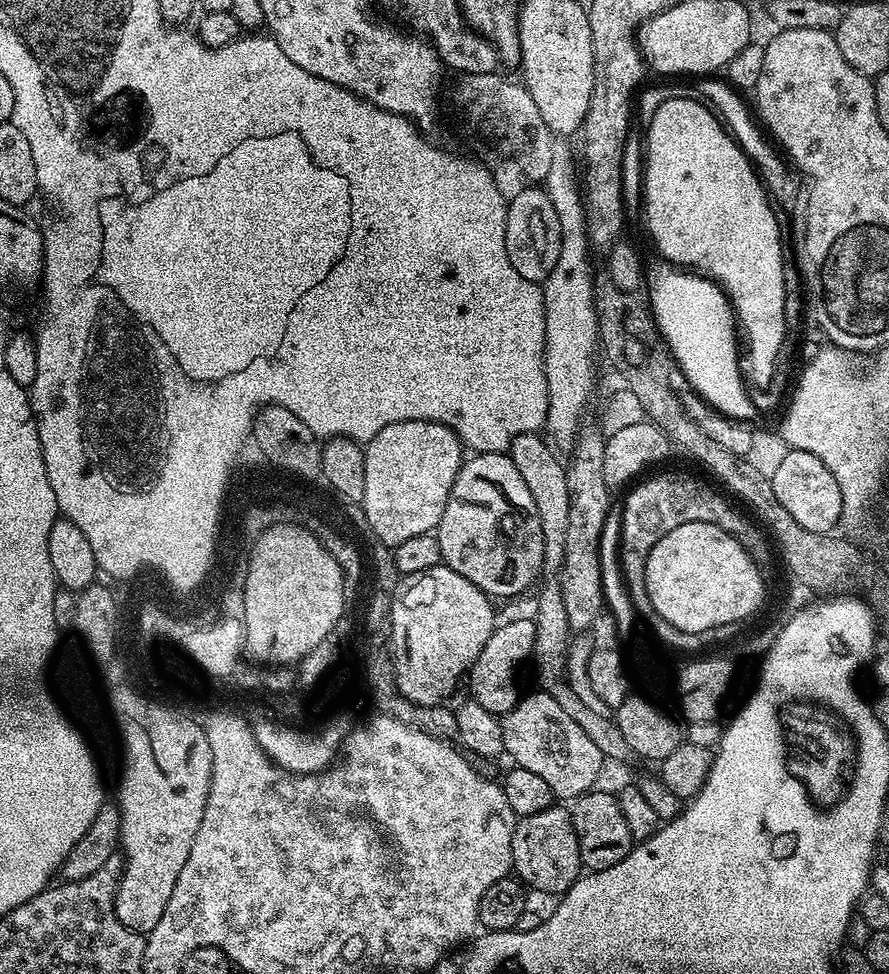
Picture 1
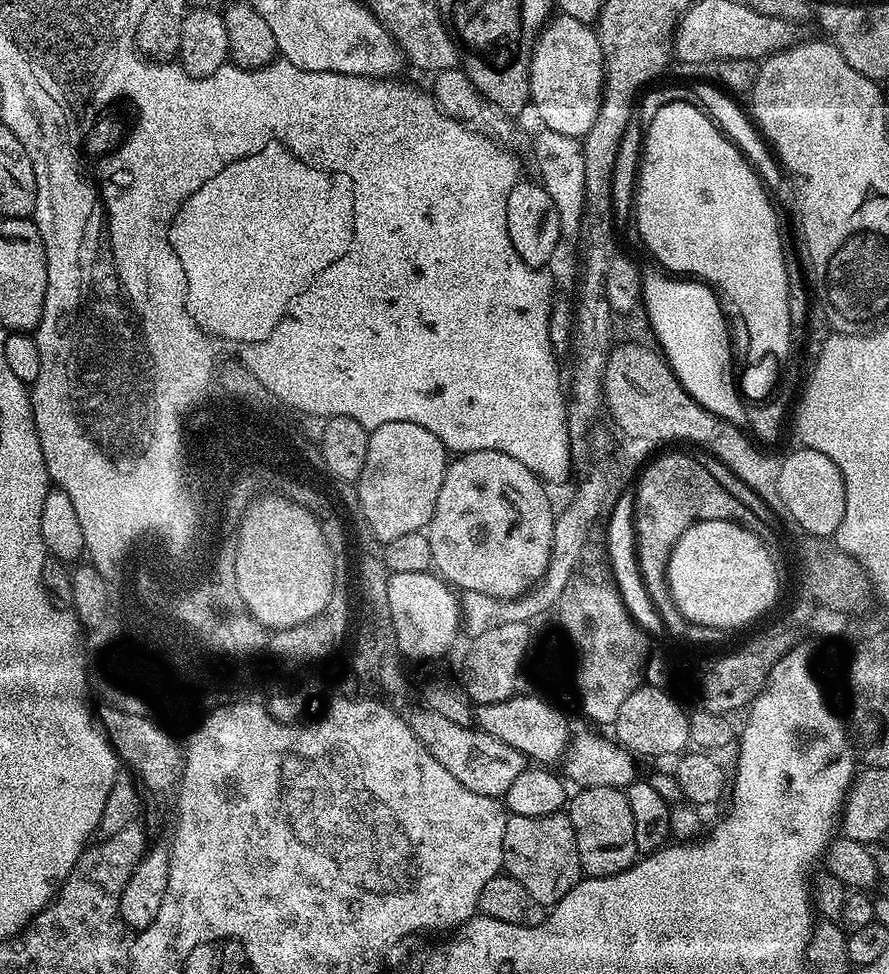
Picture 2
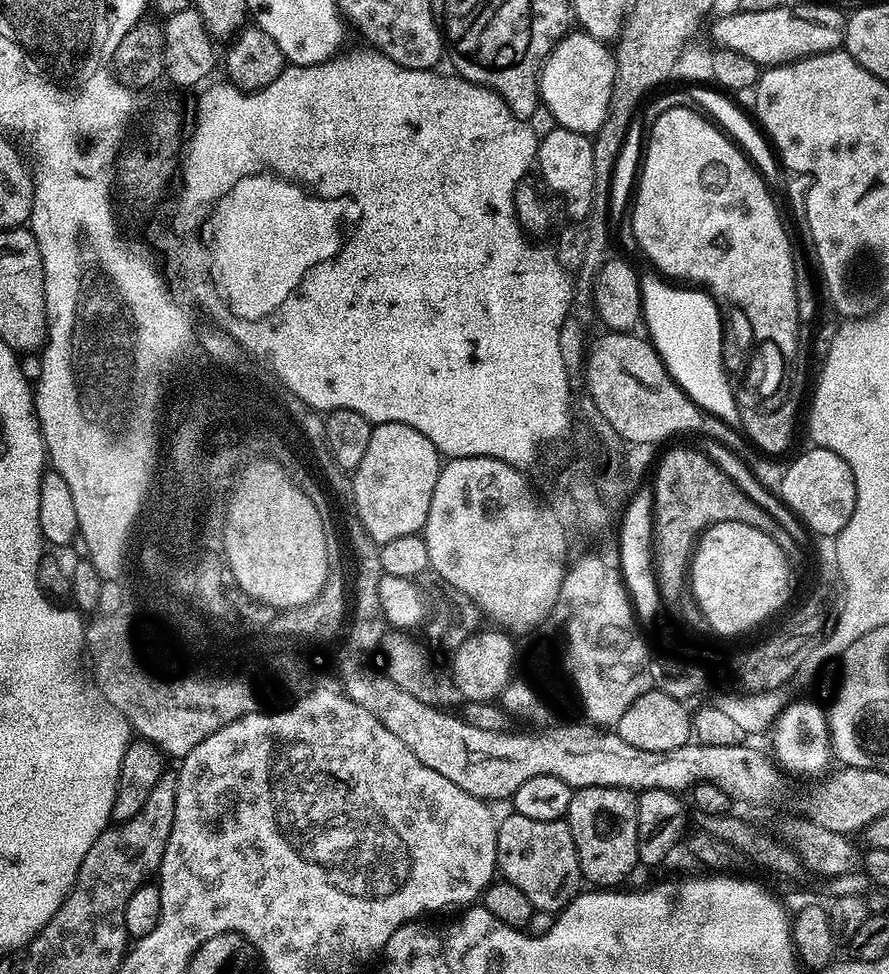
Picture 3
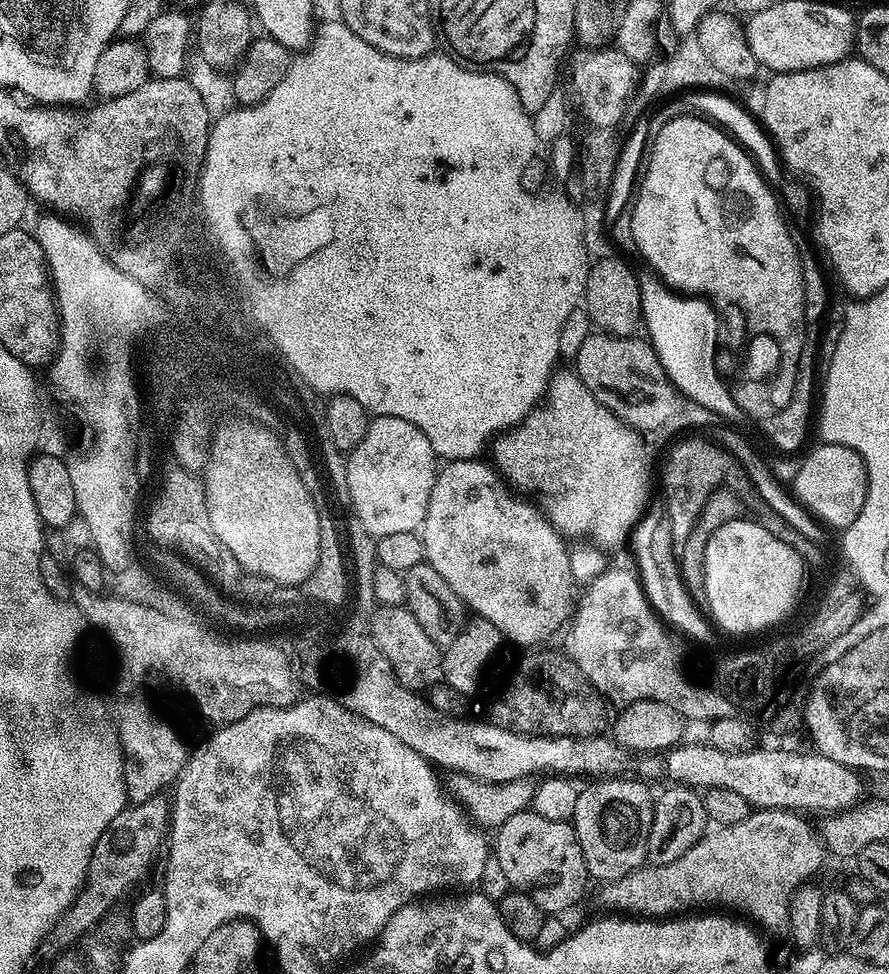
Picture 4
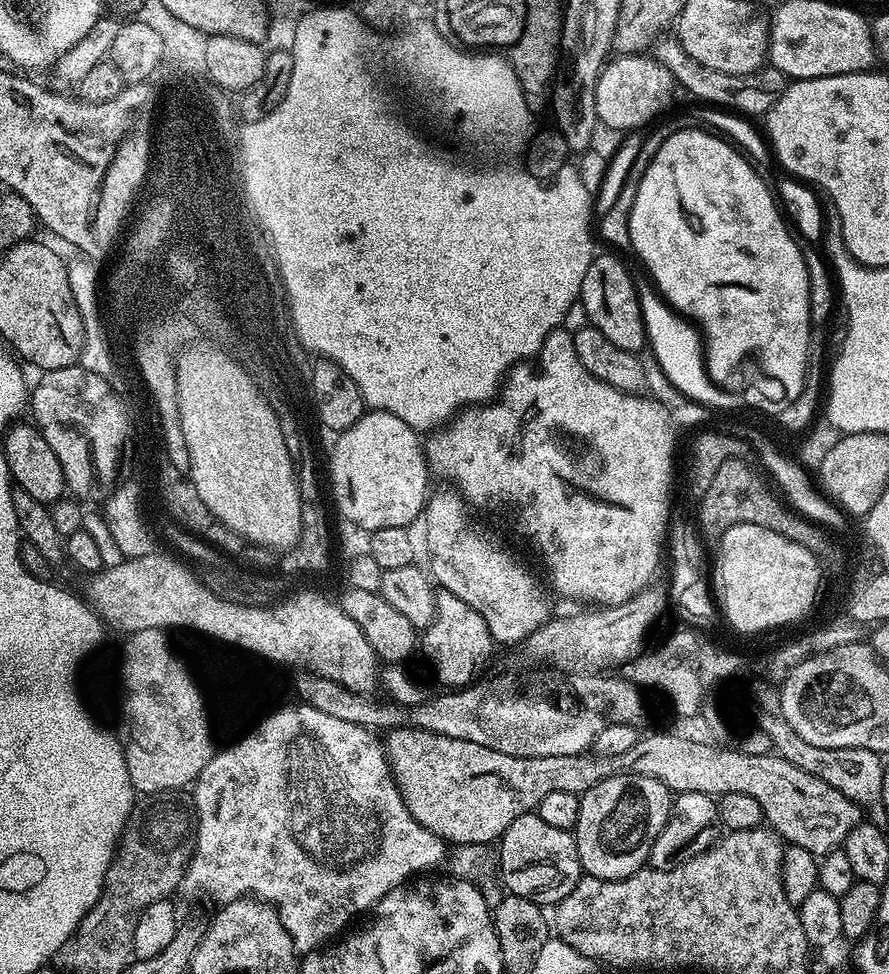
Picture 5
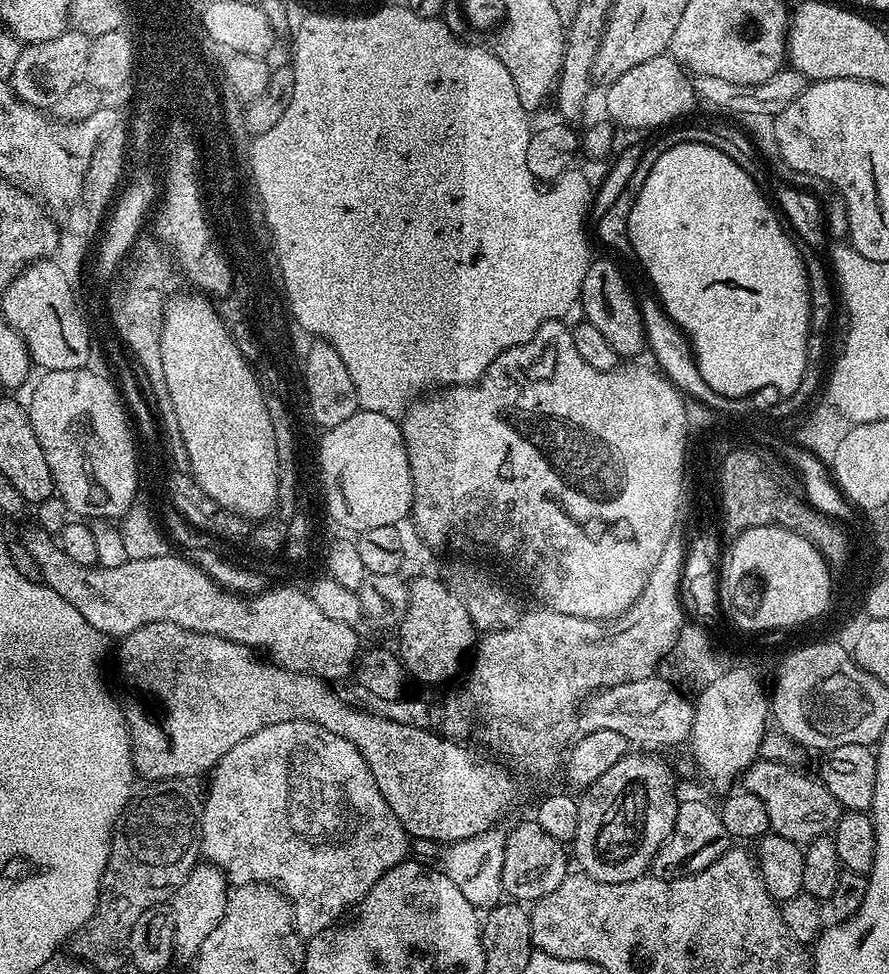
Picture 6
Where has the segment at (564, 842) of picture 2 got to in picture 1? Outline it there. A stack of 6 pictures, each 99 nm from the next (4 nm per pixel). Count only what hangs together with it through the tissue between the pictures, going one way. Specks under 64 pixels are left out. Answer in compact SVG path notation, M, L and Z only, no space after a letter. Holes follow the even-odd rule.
M553 806L538 814L517 819L512 843L512 872L529 889L563 894L582 875L580 847L574 830L571 811Z

